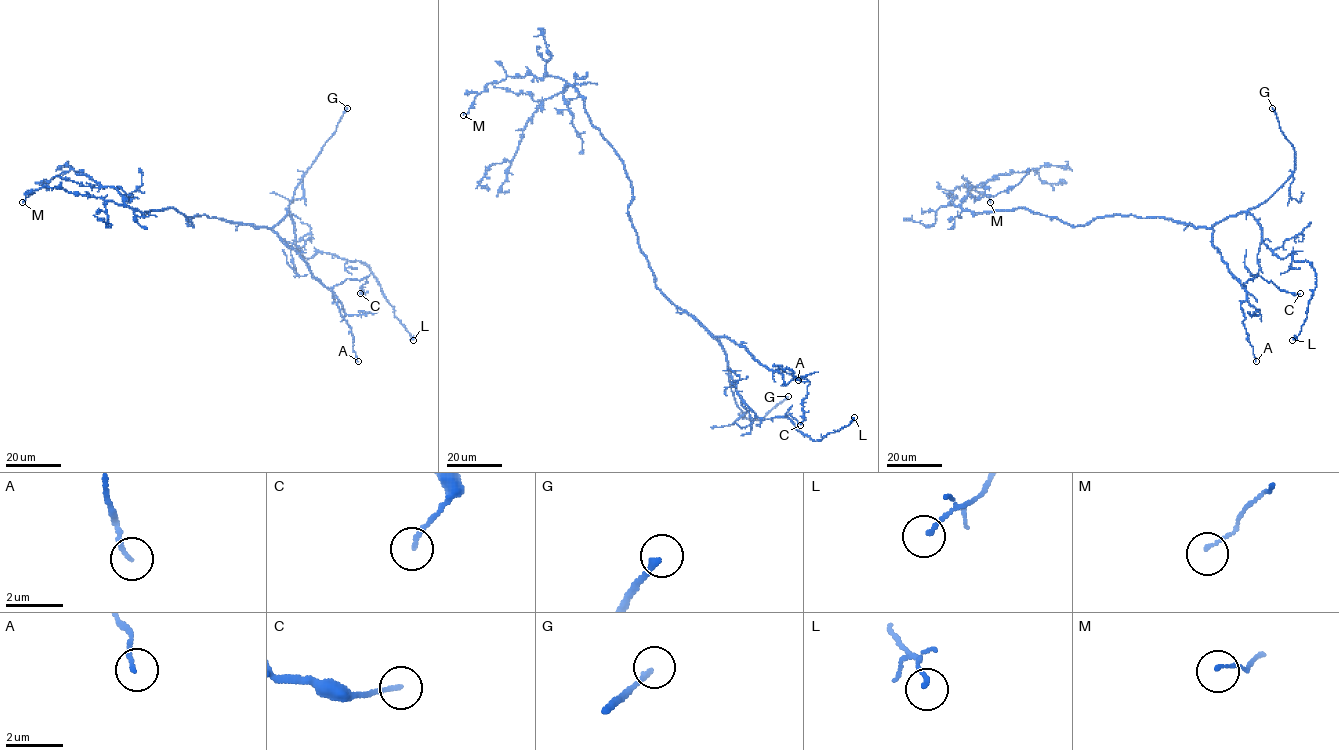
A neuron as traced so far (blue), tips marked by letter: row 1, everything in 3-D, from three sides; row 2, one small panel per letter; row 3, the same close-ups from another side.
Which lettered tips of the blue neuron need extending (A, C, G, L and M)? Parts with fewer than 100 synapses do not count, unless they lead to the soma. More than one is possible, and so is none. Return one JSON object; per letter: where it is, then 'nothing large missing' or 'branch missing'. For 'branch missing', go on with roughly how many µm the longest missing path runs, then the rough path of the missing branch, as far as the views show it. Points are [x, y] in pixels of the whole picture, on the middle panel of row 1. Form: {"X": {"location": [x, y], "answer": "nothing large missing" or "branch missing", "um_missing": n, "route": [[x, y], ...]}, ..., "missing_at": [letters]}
{"A": {"location": [798, 380], "answer": "nothing large missing"}, "C": {"location": [800, 425], "answer": "nothing large missing"}, "G": {"location": [788, 396], "answer": "branch missing", "um_missing": 25, "route": [[788, 396], [817, 371], [826, 367], [837, 354]]}, "L": {"location": [854, 417], "answer": "nothing large missing"}, "M": {"location": [463, 115], "answer": "nothing large missing"}, "missing_at": ["G"]}

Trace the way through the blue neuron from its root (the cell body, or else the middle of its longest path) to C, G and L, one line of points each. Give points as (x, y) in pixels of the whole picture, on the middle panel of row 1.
C: (648, 260), (655, 285), (713, 337), (727, 337), (766, 367), (809, 381), (800, 425)
G: (648, 260), (655, 285), (718, 340), (728, 363), (733, 398), (748, 419), (762, 418), (788, 396)
L: (648, 260), (655, 285), (718, 340), (736, 393), (758, 417), (787, 417), (813, 440), (849, 425), (854, 417)

